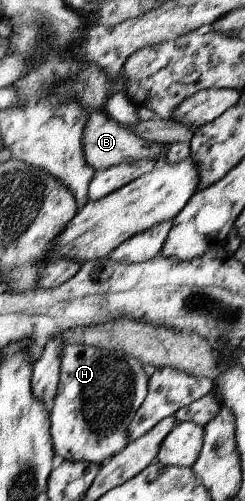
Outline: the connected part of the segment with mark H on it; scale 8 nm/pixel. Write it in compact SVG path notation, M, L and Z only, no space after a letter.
M84 344L65 345L57 393L50 409L55 455L73 462L103 465L129 444L127 428L147 397L148 378L137 358Z

